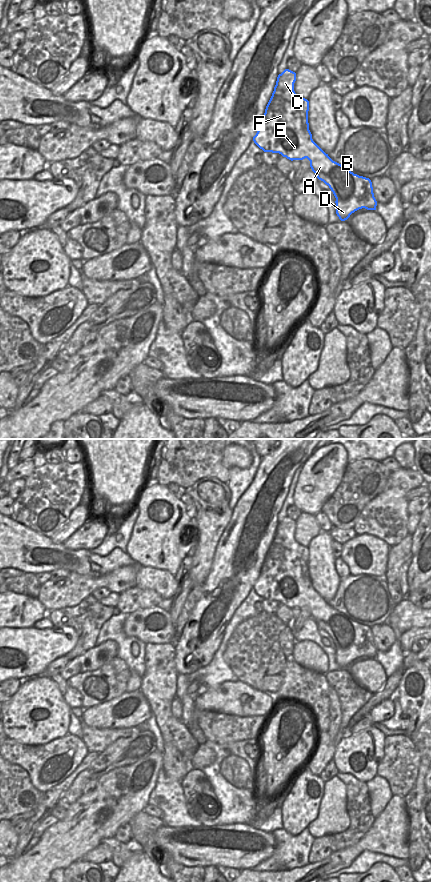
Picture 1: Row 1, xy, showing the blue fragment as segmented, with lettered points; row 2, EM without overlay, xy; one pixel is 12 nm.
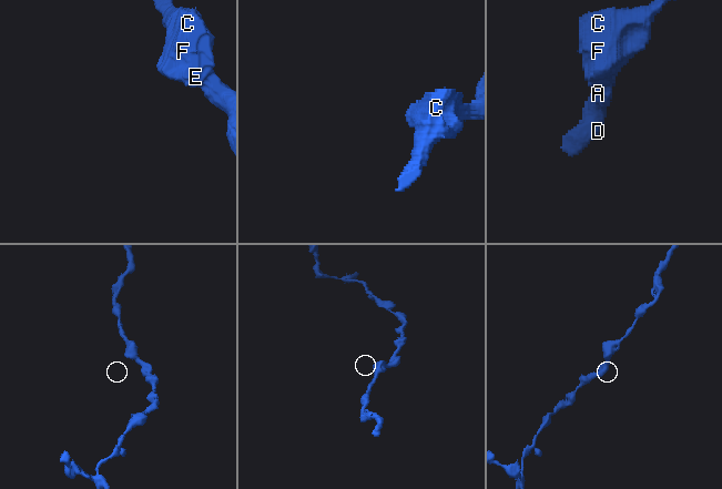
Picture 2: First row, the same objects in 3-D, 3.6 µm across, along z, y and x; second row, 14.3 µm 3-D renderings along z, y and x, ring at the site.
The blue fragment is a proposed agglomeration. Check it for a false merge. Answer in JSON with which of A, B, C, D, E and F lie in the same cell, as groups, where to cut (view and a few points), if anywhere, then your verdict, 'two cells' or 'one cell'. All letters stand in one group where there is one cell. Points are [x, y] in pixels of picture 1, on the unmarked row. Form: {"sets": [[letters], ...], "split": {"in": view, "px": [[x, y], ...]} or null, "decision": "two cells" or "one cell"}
{"sets": [["A", "B", "C", "D", "E", "F"]], "split": null, "decision": "one cell"}

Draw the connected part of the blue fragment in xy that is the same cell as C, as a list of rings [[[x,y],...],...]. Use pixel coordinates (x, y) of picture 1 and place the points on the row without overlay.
[[[289,517],[278,523],[254,591],[264,600],[279,601],[291,609],[307,606],[317,626],[333,640],[341,669],[362,656],[376,658],[371,628],[333,609],[313,589],[308,571],[309,549],[295,541],[295,529],[296,521]]]

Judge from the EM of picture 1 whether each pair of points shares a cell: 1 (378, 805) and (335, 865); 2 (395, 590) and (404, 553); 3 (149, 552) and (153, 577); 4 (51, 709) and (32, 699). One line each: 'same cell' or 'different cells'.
1: different cells
2: same cell
3: different cells
4: same cell

